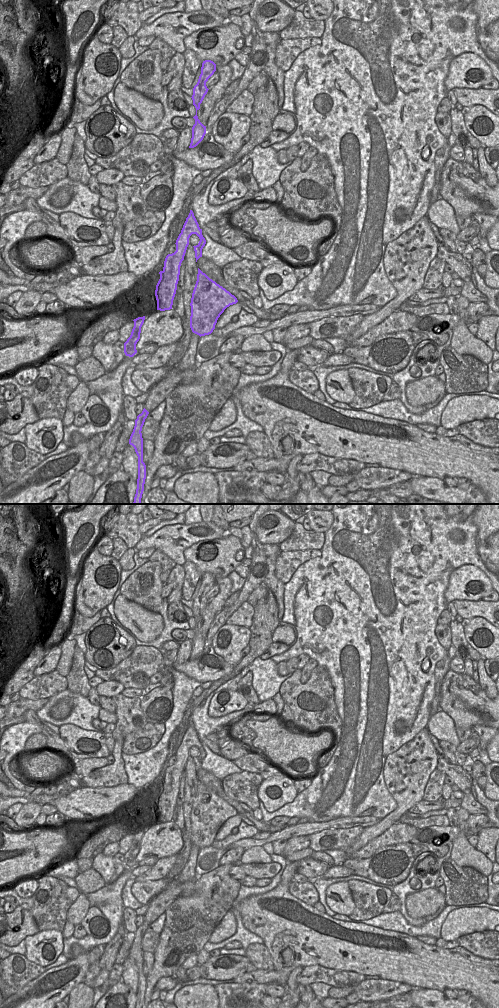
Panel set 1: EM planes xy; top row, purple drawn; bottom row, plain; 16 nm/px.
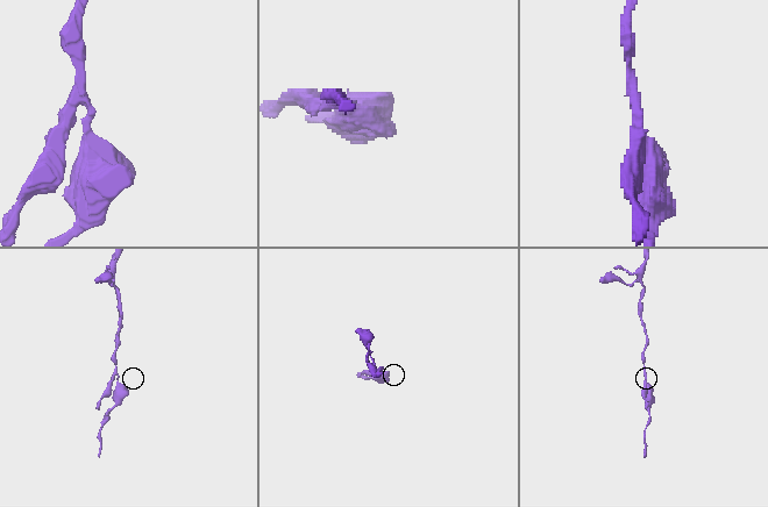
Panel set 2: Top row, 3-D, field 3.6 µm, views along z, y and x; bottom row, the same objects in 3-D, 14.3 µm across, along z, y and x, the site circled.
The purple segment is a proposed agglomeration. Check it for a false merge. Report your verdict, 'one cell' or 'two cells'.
one cell

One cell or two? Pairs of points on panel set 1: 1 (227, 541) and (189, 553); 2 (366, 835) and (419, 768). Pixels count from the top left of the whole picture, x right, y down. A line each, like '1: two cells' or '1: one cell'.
1: one cell
2: one cell

